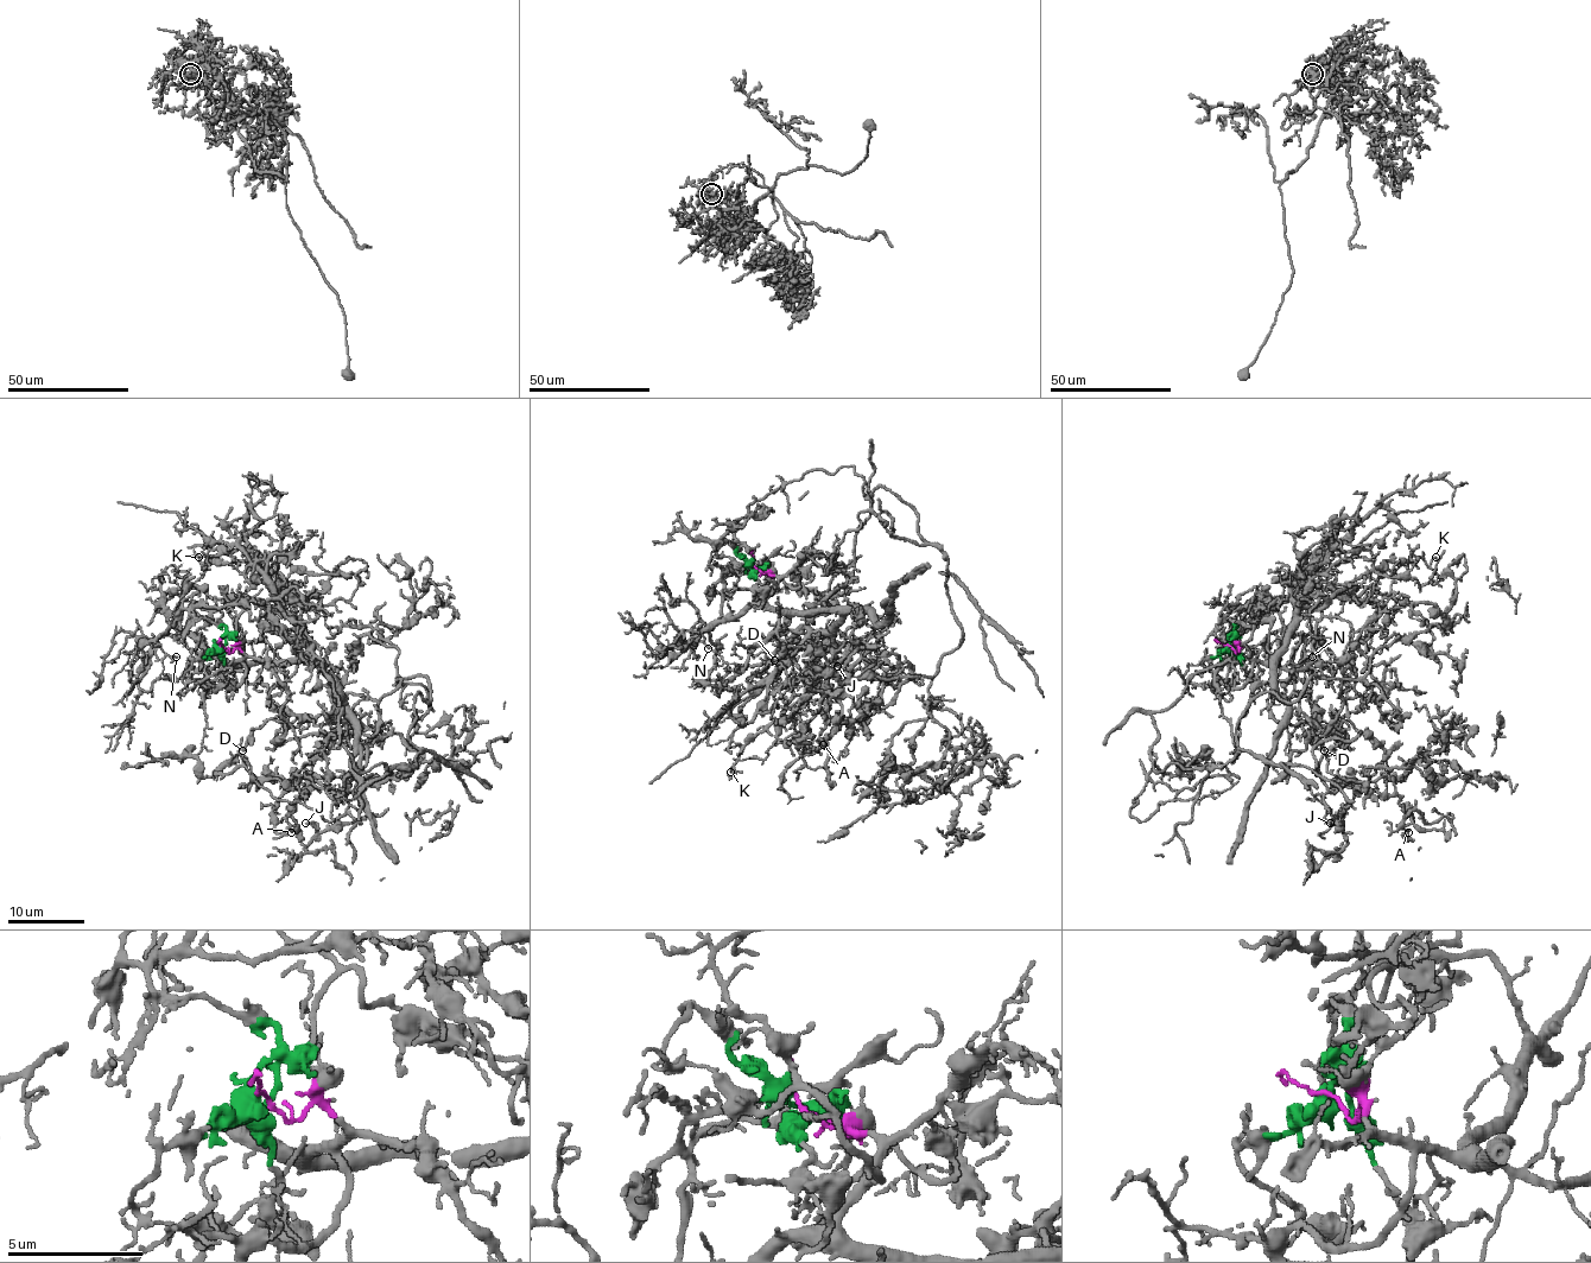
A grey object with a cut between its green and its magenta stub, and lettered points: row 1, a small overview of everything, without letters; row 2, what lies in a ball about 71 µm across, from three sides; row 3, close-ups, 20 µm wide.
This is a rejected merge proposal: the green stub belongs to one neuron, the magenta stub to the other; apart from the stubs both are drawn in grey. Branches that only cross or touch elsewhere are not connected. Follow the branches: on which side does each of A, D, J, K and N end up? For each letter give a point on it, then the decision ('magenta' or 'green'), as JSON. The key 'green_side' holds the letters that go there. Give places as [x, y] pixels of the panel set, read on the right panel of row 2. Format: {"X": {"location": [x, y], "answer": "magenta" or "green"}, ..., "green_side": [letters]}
{"A": {"location": [1408, 832], "answer": "green"}, "D": {"location": [1324, 750], "answer": "green"}, "J": {"location": [1330, 823], "answer": "green"}, "K": {"location": [1436, 557], "answer": "magenta"}, "N": {"location": [1312, 657], "answer": "magenta"}, "green_side": ["A", "D", "J"]}

